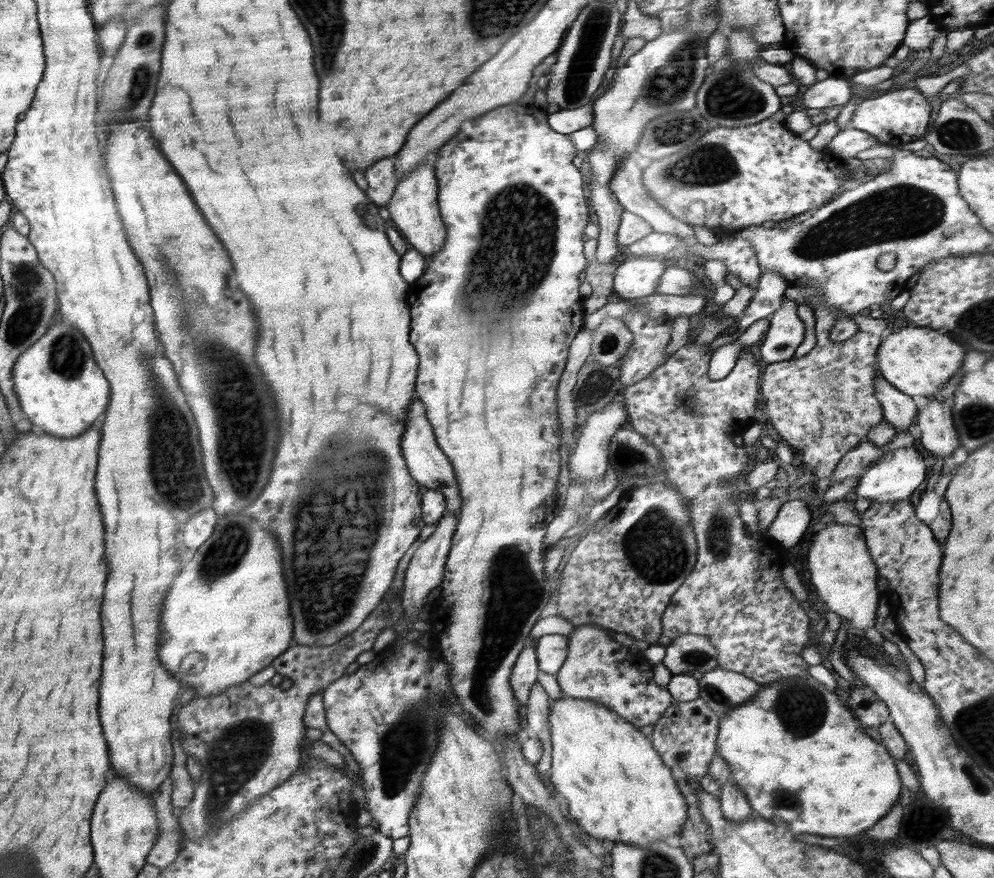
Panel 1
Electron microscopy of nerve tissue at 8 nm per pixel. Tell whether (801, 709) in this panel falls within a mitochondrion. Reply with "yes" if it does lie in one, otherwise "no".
yes

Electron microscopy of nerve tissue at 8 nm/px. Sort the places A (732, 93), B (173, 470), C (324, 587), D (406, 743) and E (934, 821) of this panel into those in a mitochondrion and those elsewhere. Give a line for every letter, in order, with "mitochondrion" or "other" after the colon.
A: mitochondrion
B: mitochondrion
C: mitochondrion
D: mitochondrion
E: other

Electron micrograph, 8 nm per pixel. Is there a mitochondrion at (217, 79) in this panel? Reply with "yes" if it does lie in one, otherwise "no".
no

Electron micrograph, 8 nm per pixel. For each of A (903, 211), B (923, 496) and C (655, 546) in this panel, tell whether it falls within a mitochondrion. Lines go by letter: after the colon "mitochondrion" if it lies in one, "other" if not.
A: mitochondrion
B: other
C: mitochondrion

